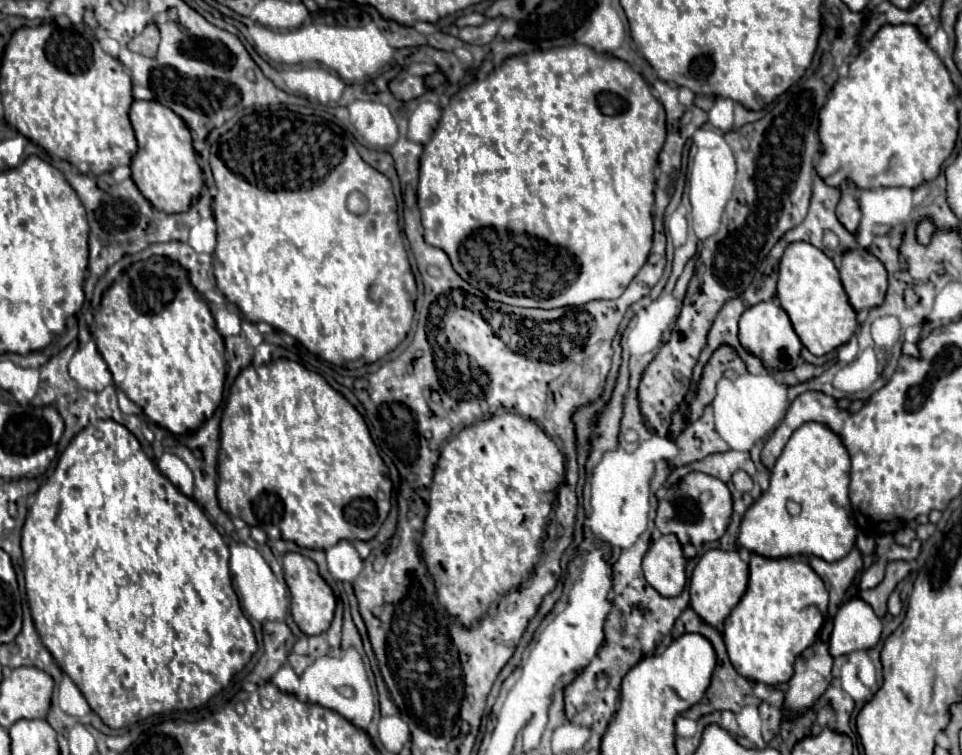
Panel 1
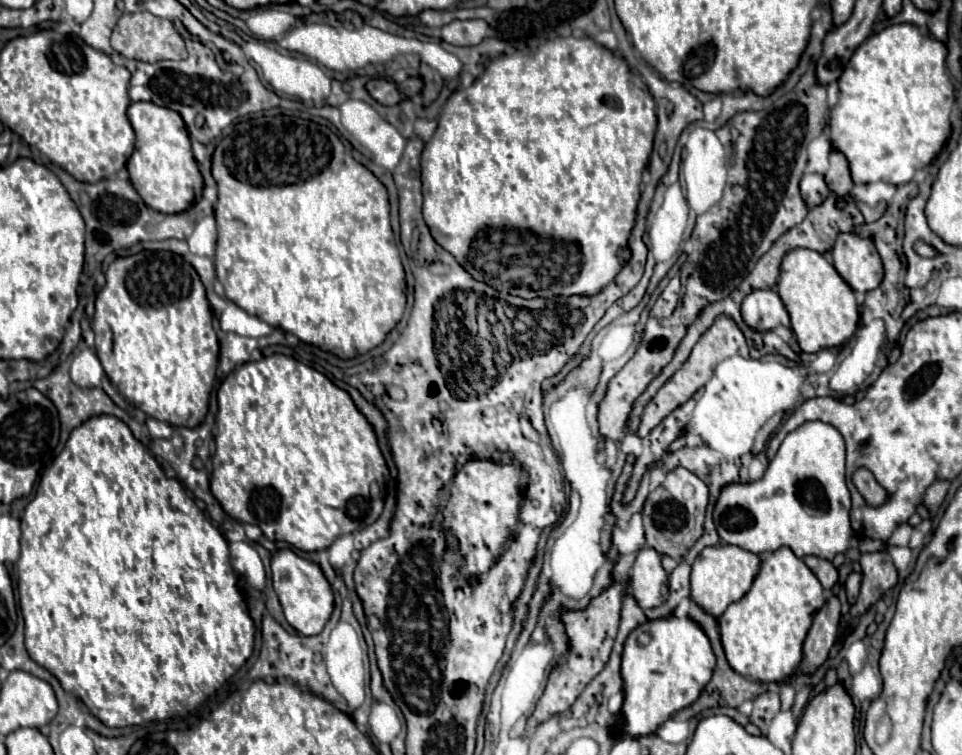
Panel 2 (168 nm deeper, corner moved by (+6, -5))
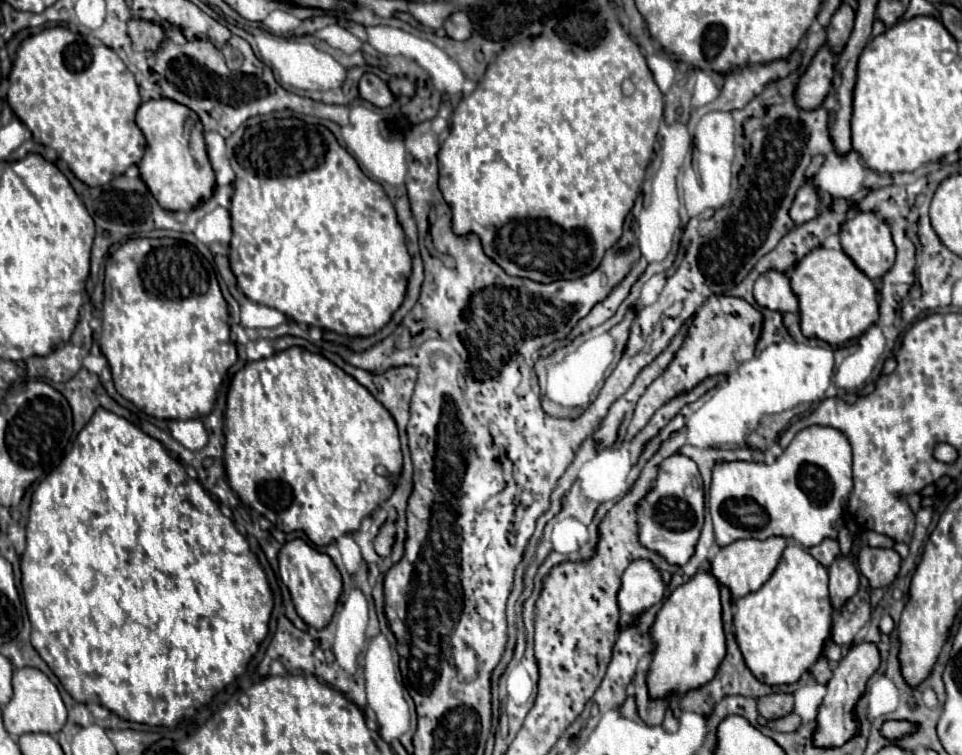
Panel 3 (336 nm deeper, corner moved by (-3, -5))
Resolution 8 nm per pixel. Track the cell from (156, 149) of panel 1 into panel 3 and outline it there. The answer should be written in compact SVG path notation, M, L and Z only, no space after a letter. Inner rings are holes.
M157 99L147 101L137 109L135 121L147 139L139 173L159 205L167 211L191 211L199 203L211 199L215 189L215 173L205 151L203 125L197 113L177 101Z

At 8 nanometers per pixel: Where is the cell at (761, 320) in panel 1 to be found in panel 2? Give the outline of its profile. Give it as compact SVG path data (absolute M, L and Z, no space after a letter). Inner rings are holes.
M774 289L752 291L742 303L742 319L744 323L760 333L786 327L790 329L790 317L778 293Z

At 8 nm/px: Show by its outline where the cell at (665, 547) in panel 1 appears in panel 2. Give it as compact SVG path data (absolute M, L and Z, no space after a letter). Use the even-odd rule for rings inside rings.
M646 547L636 557L630 575L630 593L634 593L638 605L642 607L658 607L668 599L670 581L656 549Z

